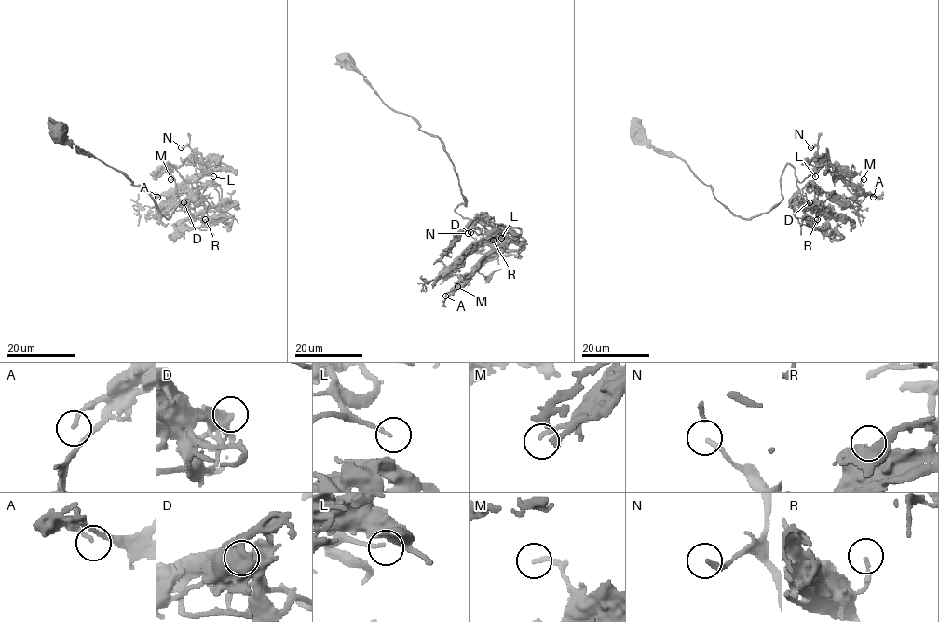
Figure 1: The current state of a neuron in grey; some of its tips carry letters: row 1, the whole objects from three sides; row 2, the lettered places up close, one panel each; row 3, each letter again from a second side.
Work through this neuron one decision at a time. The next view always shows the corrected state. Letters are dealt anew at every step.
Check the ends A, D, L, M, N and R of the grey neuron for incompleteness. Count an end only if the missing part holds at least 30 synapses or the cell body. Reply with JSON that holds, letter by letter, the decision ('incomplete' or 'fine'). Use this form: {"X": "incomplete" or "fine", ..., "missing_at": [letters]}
{"A": "fine", "D": "fine", "L": "fine", "M": "fine", "N": "fine", "R": "fine", "missing_at": []}

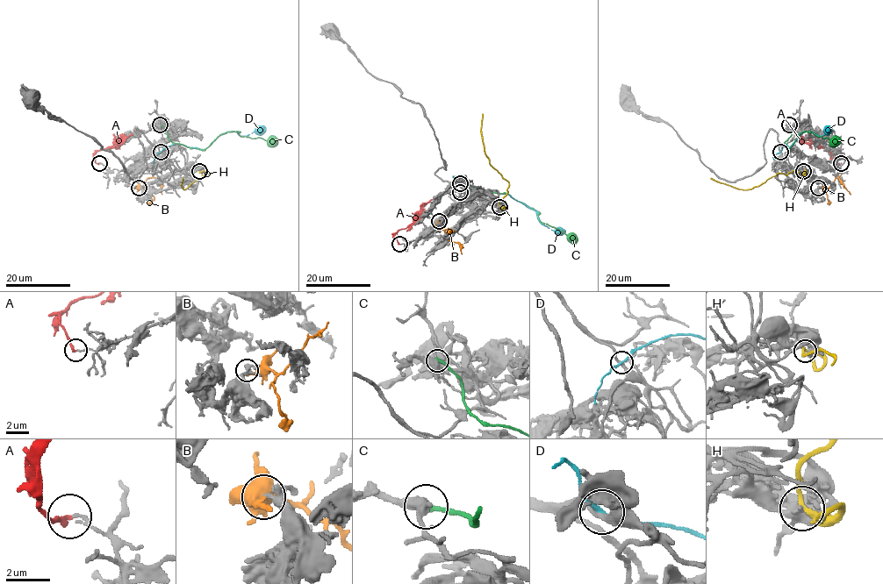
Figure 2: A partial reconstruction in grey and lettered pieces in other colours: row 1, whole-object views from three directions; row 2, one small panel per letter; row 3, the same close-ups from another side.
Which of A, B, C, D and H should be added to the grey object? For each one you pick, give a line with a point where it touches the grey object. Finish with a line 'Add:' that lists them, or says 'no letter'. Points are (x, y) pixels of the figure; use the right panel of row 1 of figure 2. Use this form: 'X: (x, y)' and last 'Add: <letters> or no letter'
A: (841, 163)
Add: A

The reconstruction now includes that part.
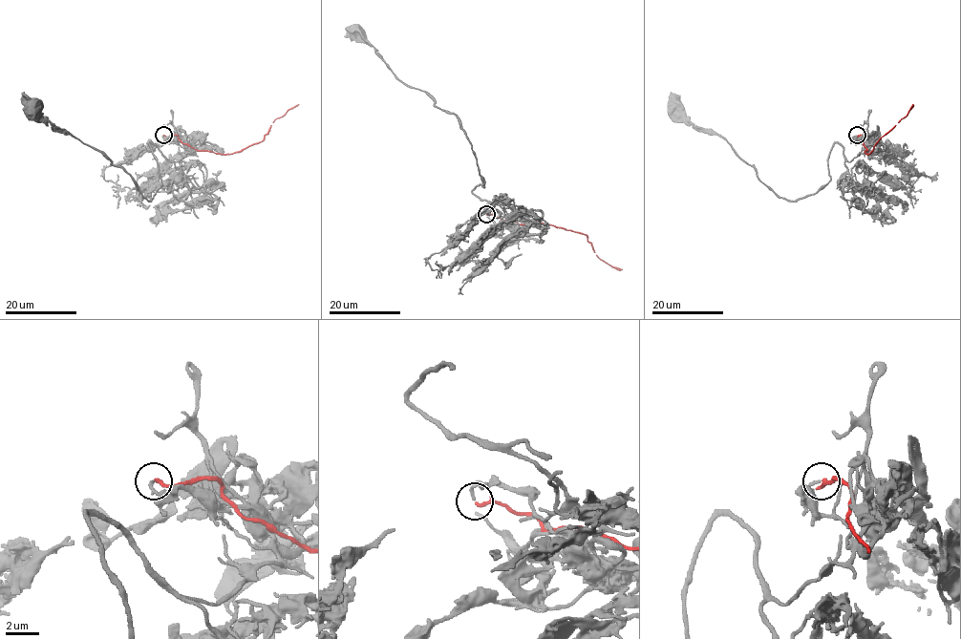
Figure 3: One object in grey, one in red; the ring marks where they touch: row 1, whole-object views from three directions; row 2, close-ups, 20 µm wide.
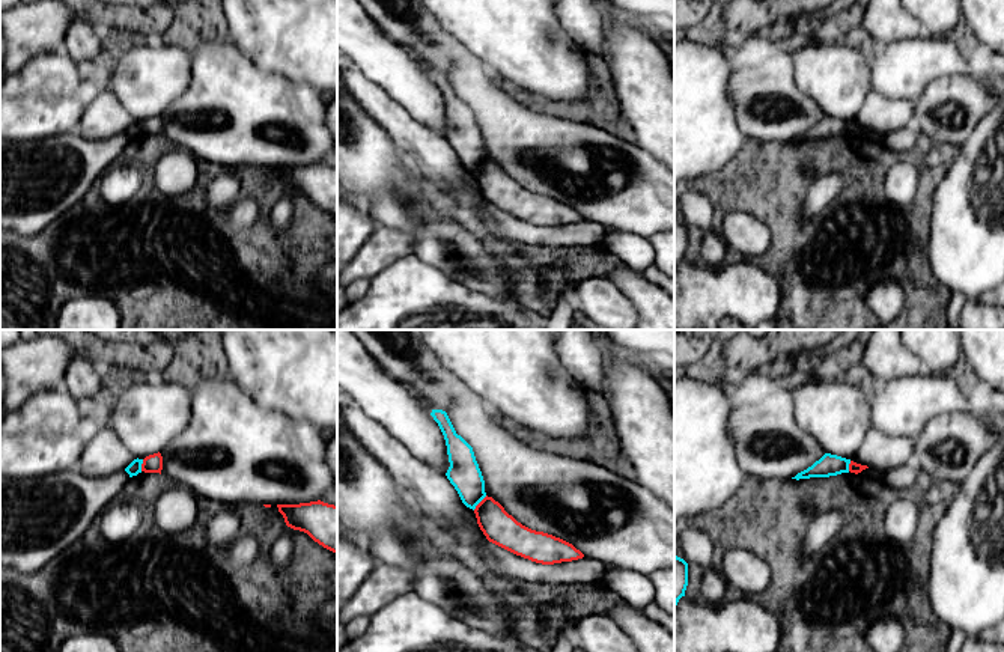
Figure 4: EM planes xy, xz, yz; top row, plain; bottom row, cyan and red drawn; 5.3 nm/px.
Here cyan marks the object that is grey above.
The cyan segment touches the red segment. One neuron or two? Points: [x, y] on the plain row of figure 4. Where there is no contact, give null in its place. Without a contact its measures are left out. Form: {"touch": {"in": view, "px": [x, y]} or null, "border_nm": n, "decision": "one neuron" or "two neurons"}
{"touch": {"in": "xz", "px": [479, 164]}, "border_nm": 110, "decision": "two neurons"}

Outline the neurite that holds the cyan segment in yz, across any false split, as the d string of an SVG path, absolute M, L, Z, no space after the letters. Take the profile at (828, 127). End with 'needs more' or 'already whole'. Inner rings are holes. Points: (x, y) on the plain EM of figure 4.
M825 116L811 129L798 136L792 142L799 143L799 142L810 142L810 140L829 140L829 139L837 139L841 136L849 136L849 126L850 126L850 122Z; already whole

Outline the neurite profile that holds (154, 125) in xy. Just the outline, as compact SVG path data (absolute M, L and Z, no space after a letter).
M160 114L149 117L143 122L141 134L161 137L161 133L163 133L163 119Z

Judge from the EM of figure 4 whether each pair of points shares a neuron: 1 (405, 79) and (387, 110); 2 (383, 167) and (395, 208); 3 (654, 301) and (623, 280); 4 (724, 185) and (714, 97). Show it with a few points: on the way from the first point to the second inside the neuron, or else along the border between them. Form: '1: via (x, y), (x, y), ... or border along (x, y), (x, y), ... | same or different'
1: border along (366, 77), (380, 85), (420, 122) | different
2: via (383, 178), (390, 185), (395, 198) | same
3: via (646, 297), (631, 283) | same
4: border along (745, 142), (718, 170), (690, 179) | different

